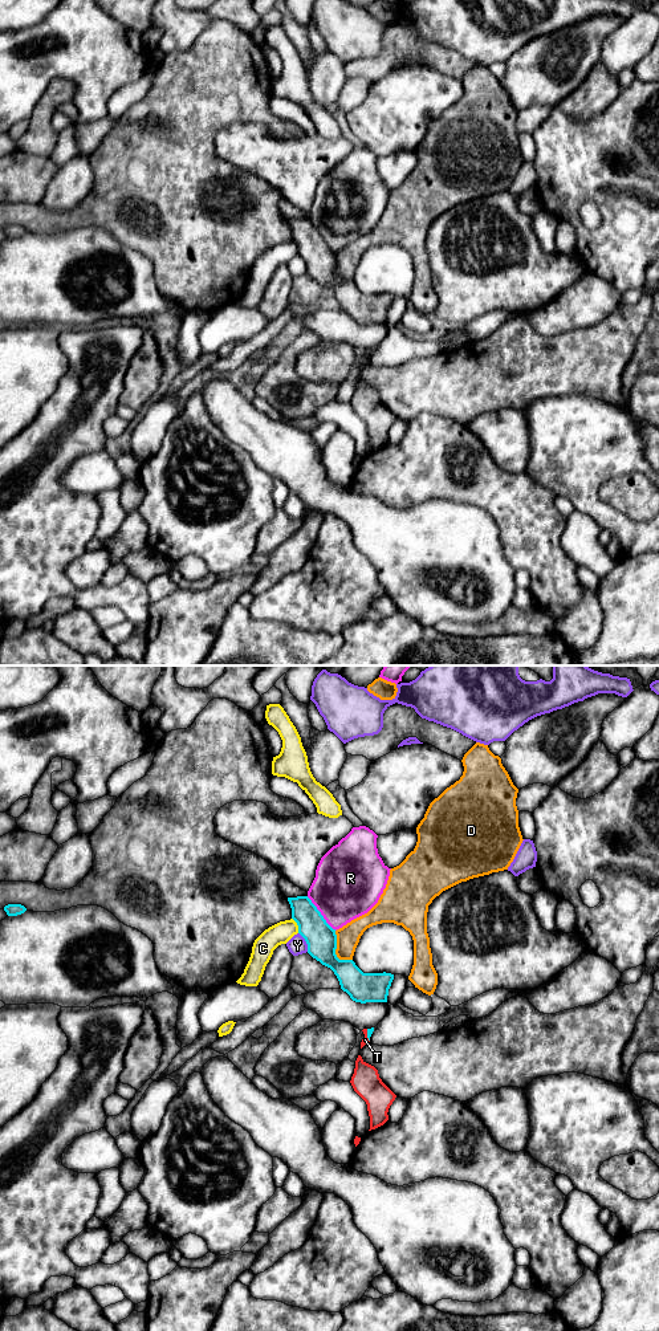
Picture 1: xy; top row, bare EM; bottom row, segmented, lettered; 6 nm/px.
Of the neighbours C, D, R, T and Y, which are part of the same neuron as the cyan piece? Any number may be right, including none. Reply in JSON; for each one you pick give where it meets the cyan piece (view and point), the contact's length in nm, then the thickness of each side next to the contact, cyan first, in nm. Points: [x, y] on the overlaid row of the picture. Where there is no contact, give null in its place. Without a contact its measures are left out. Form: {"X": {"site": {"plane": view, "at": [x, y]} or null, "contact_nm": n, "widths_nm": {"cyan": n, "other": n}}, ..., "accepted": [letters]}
{"T": {"site": {"plane": "xy", "at": [367, 1036]}, "contact_nm": 80, "widths_nm": {"cyan": 30, "other": 40}}, "accepted": ["T"]}

